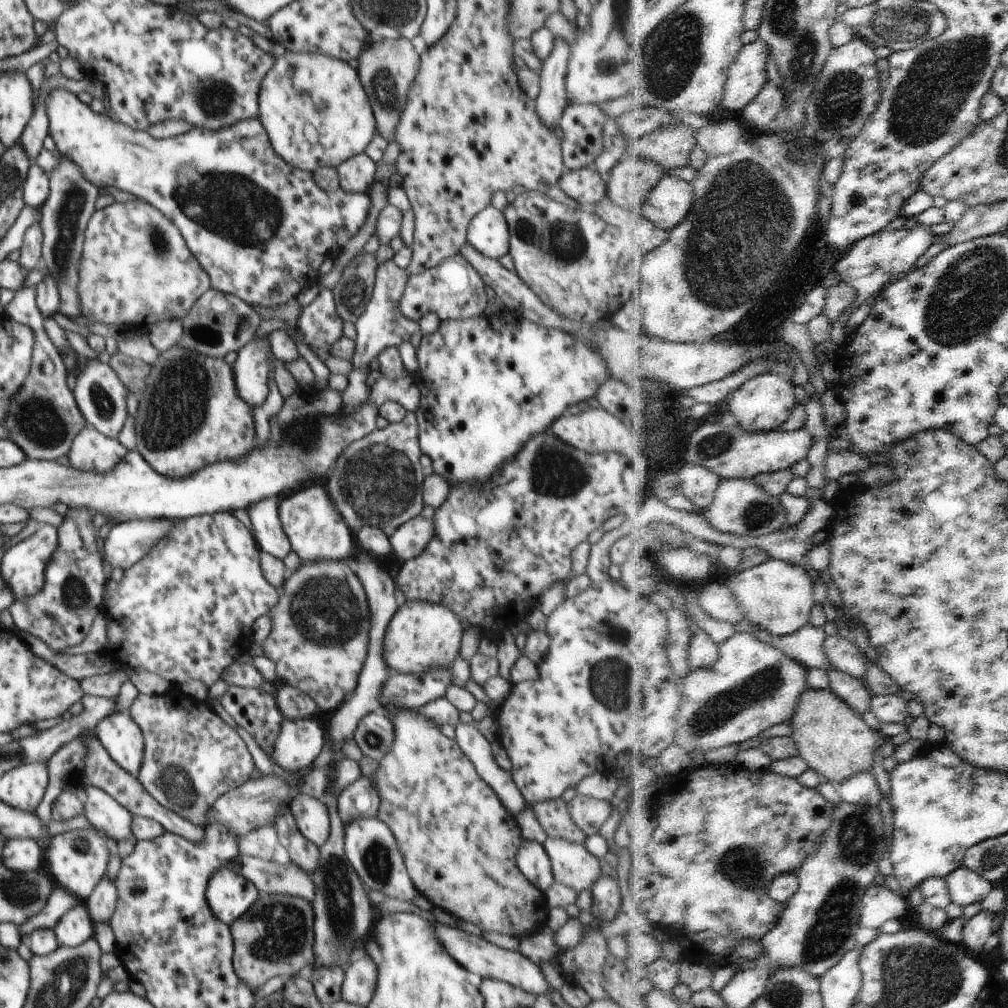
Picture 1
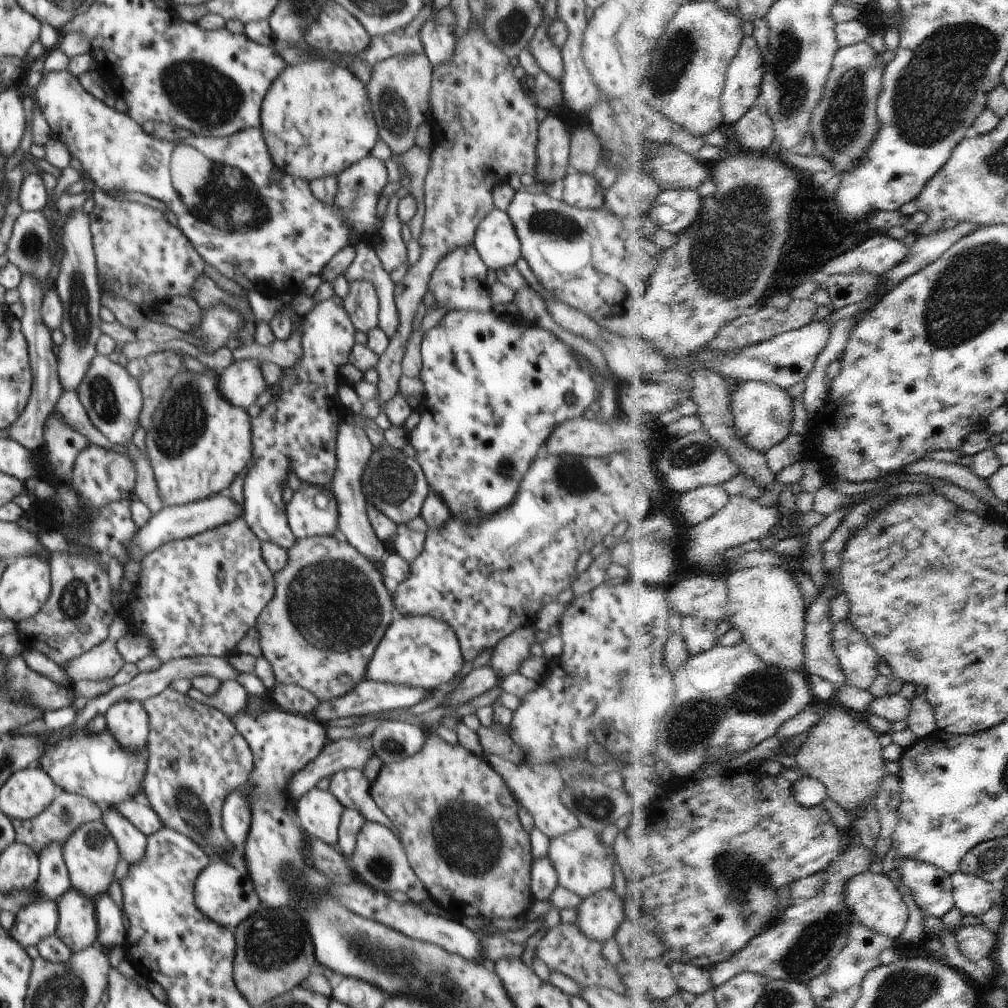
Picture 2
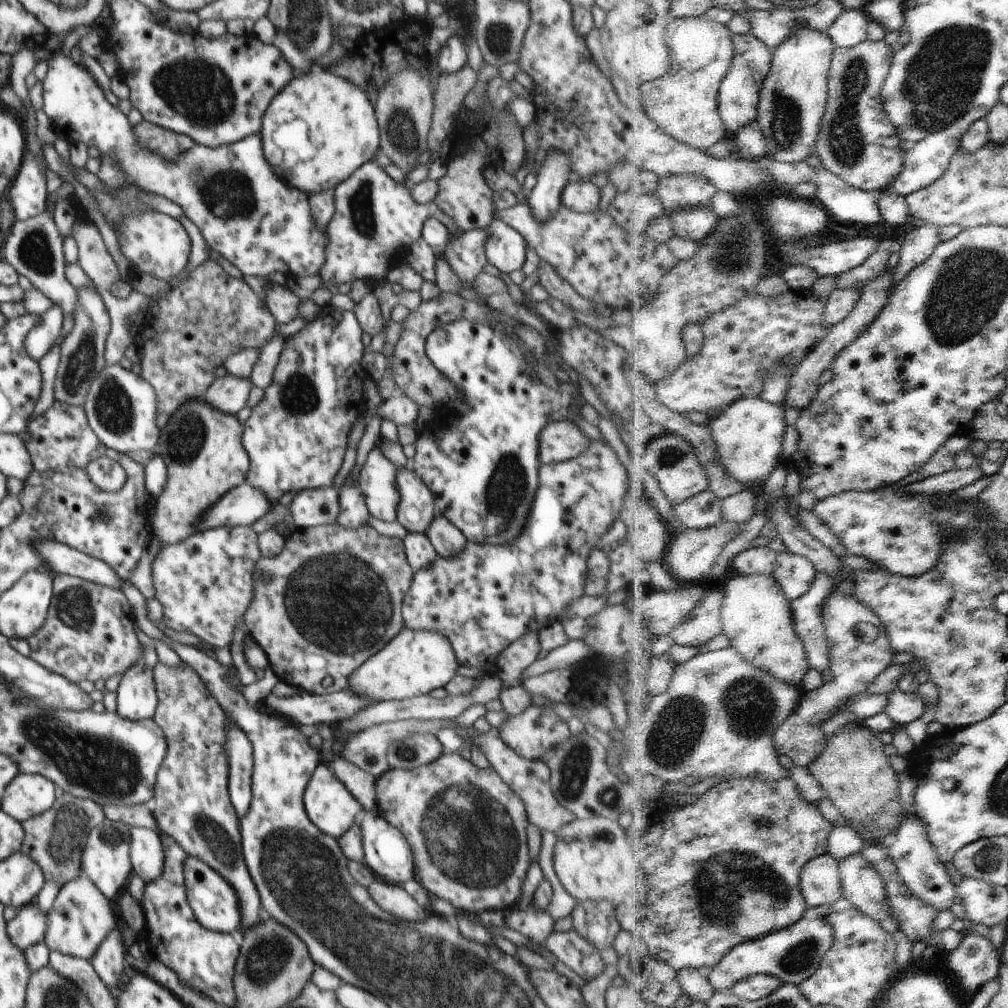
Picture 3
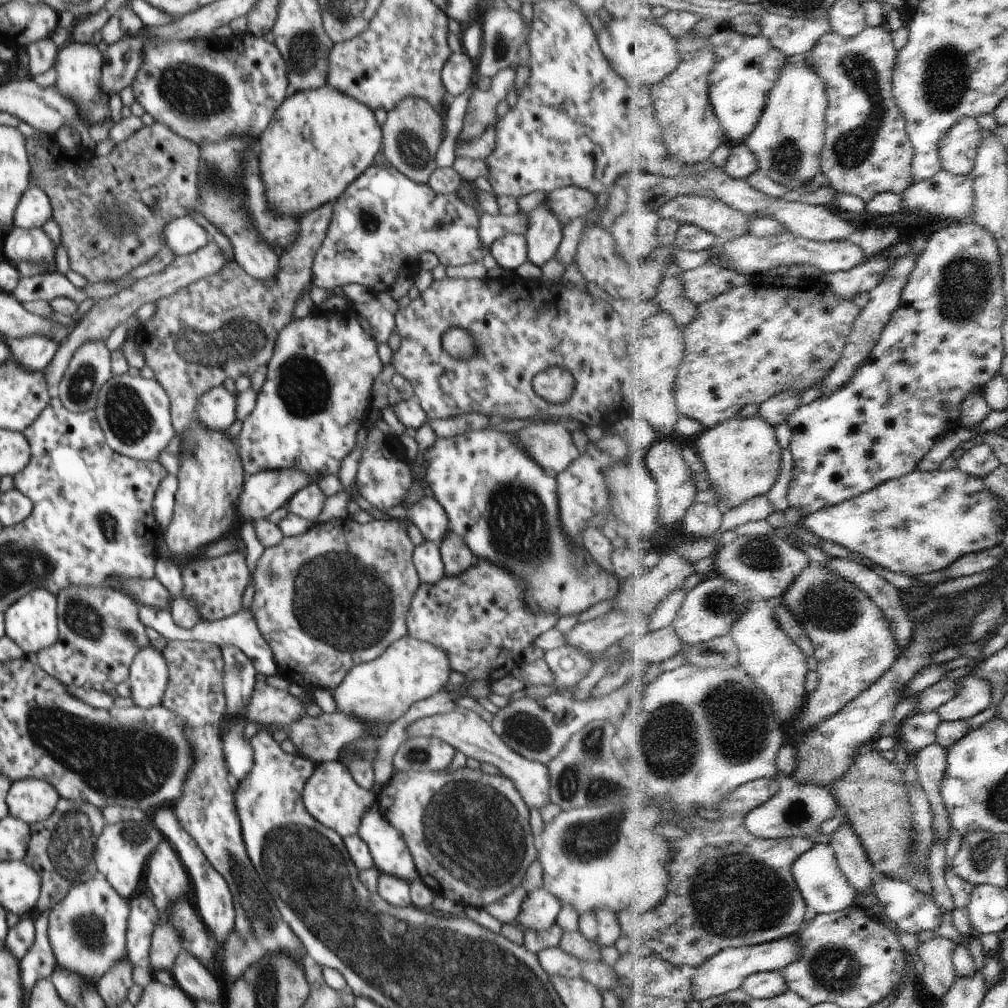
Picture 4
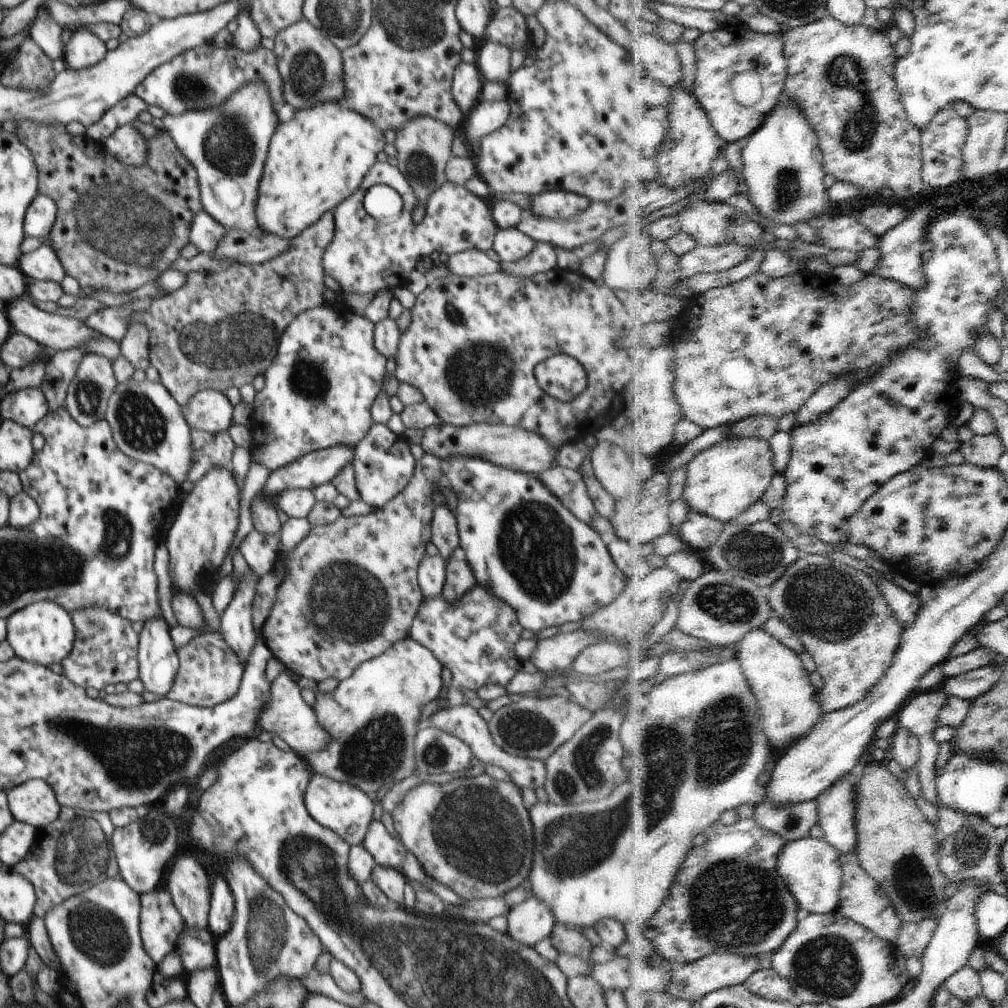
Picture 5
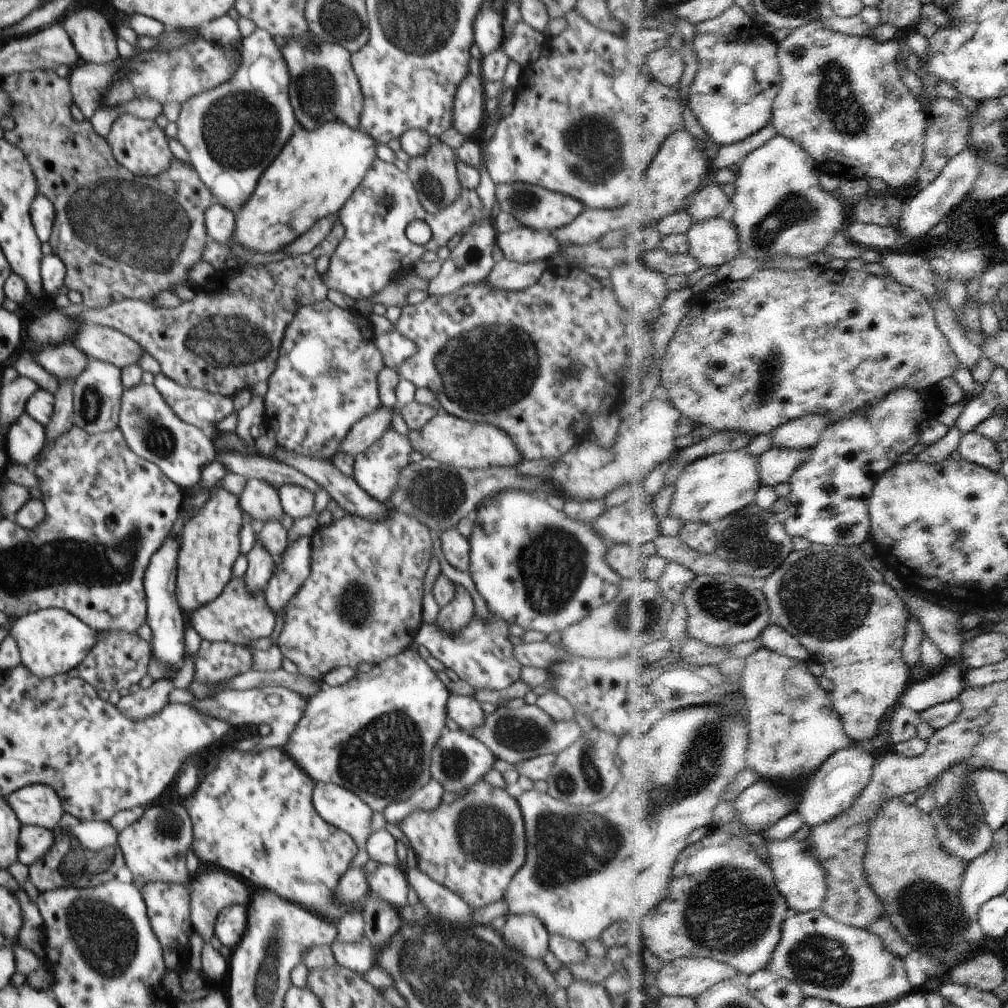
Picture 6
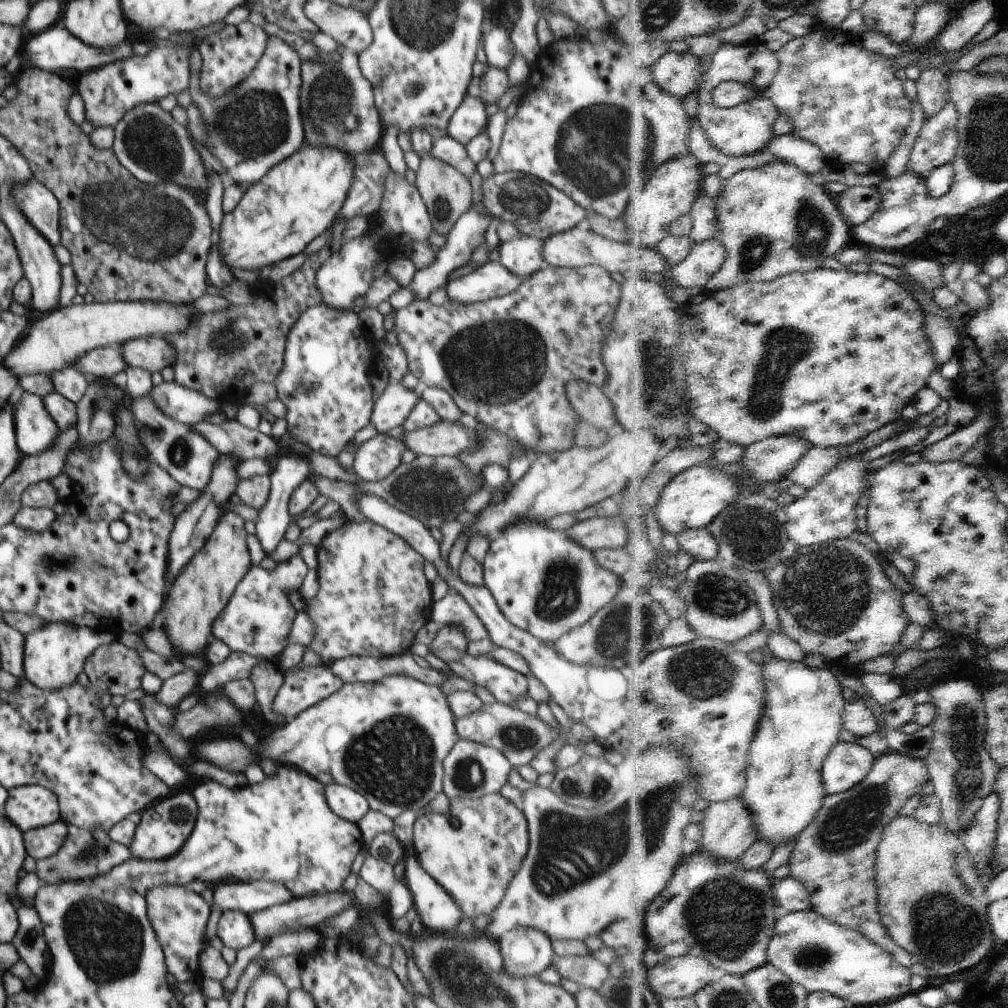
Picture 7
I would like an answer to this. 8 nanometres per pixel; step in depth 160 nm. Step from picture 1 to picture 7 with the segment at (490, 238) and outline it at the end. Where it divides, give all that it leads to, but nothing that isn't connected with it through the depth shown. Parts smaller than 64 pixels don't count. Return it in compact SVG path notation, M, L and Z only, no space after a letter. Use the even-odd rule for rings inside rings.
M519 234L499 243L500 262L522 280L537 273L544 262L543 241Z

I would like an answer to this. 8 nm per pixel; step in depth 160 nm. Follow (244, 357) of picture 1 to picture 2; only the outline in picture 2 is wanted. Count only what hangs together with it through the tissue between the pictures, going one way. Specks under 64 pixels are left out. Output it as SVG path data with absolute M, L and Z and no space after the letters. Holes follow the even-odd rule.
M253 359L235 360L218 374L219 393L231 405L246 411L267 388L259 366Z

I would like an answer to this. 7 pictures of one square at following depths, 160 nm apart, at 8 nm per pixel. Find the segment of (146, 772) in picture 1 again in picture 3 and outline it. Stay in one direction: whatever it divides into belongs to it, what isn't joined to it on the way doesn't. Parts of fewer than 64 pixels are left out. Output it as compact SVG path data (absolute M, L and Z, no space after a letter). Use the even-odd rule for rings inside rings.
M178 659L172 661L171 665L164 665L158 661L153 669L158 697L153 719L162 729L168 743L167 755L155 778L156 807L153 815L158 830L172 837L188 855L195 856L211 866L230 883L230 886L234 887L241 910L240 931L253 929L262 922L258 913L261 898L244 860L239 818L231 803L228 790L229 762L225 751L228 726L225 712L209 693L202 677L184 661Z

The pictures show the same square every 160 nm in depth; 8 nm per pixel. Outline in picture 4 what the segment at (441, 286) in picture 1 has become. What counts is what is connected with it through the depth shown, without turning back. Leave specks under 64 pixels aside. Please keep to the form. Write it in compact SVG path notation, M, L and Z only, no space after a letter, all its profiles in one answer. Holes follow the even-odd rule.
M481 212L481 223L479 233L481 243L488 252L491 244L500 237L517 234L524 235L529 227L529 216L527 213L516 213L513 215L502 215L500 212L496 215Z

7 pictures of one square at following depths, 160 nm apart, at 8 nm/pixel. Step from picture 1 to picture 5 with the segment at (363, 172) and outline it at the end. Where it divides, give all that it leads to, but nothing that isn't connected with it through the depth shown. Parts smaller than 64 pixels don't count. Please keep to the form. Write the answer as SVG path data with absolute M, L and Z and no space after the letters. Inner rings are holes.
M377 160L366 173L358 190L332 210L335 233L323 254L324 272L340 283L344 293L377 293L386 288L405 286L416 262L424 256L430 256L432 252L446 254L450 258L468 249L486 251L492 248L498 228L493 221L490 205L490 200L481 199L464 185L450 182L436 189L427 202L421 204L398 167L388 161ZM376 185L391 186L402 197L403 209L399 221L380 224L366 212L363 205L366 191ZM419 207L425 212L421 220L414 216Z

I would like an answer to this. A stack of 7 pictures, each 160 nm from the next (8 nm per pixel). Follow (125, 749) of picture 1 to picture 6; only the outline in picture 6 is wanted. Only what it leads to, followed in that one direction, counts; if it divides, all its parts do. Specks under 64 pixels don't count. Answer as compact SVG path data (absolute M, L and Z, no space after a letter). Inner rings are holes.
M168 536L153 554L147 566L143 585L147 598L147 622L152 629L151 654L162 662L177 668L184 658L184 616L176 598L177 556L180 536Z

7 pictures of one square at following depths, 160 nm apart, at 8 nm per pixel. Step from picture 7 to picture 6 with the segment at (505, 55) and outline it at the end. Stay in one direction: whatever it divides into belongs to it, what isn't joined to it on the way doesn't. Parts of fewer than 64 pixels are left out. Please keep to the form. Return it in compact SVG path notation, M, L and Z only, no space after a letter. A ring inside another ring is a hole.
M481 8L476 15L474 19L475 44L484 57L491 52L500 50L505 38L504 25L504 17L496 14L494 10Z

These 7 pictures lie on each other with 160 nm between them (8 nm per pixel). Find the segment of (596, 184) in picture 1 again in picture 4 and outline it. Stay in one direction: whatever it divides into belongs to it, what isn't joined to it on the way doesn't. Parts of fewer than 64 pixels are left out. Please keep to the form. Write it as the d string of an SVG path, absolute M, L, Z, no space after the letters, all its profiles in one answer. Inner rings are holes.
M569 186L547 193L545 200L555 217L565 226L574 218L585 218L596 206L598 196L589 190Z

